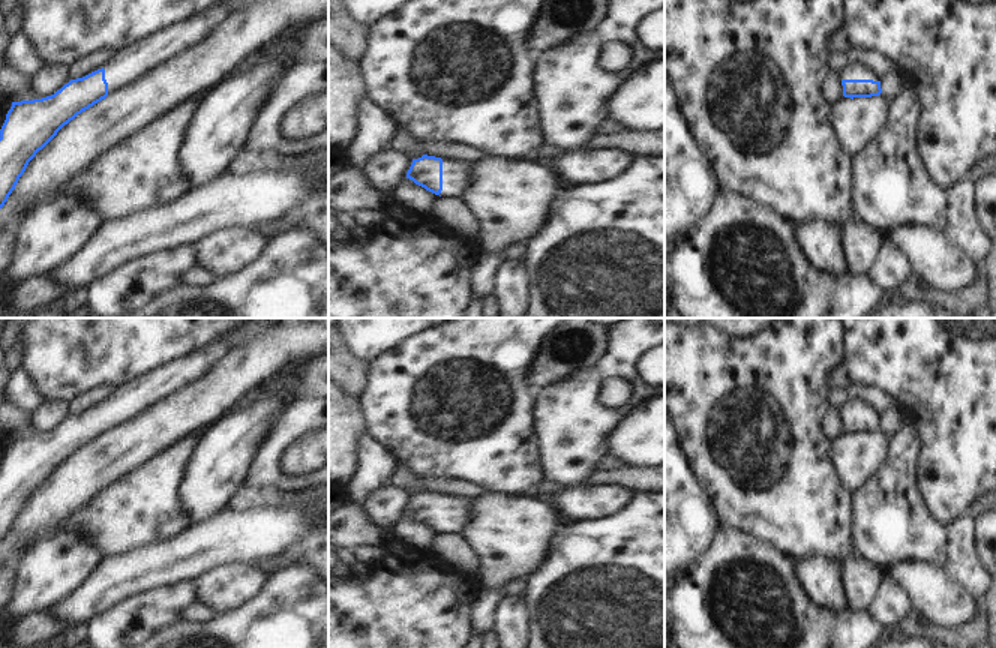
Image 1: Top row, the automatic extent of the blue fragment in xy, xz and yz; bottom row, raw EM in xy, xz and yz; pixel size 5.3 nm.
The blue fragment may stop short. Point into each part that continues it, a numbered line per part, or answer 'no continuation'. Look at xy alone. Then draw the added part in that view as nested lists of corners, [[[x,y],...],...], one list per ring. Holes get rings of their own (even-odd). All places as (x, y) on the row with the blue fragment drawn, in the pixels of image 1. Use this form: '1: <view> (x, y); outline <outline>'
1: xy (131, 65); outline [[[262,0],[218,2],[186,21],[174,24],[168,30],[159,30],[154,36],[124,48],[104,68],[108,94],[140,81],[164,63],[200,45],[237,12],[260,2]]]

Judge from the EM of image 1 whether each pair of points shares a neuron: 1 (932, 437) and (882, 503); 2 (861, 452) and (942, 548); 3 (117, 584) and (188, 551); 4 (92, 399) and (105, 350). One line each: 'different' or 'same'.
1: different
2: different
3: same
4: different

